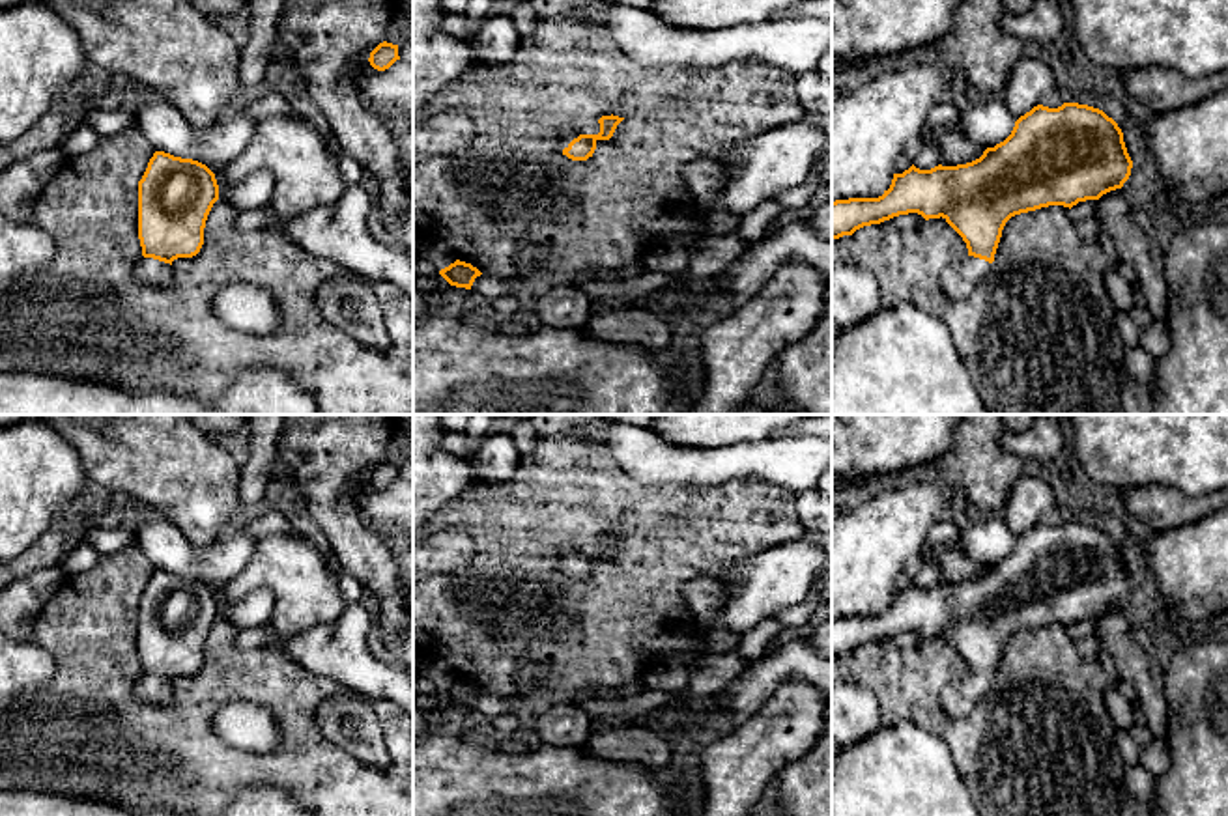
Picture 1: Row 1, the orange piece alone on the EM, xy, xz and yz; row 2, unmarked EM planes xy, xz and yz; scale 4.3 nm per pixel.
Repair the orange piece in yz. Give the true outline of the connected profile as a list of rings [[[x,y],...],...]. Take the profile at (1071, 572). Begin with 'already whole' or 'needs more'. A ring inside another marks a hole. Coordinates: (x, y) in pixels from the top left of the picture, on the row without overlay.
needs more | [[[1064,521],[1058,527],[1037,523],[1015,540],[1004,560],[987,566],[972,581],[938,583],[931,588],[912,583],[903,592],[893,592],[890,607],[878,616],[832,620],[832,657],[899,633],[918,631],[925,639],[942,635],[963,655],[968,674],[940,691],[940,704],[951,719],[964,719],[991,693],[1002,648],[1011,635],[1049,624],[1071,627],[1078,620],[1099,618],[1121,607],[1131,586],[1123,551],[1103,528],[1078,521]]]

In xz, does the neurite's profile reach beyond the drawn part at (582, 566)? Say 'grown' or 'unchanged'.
grown

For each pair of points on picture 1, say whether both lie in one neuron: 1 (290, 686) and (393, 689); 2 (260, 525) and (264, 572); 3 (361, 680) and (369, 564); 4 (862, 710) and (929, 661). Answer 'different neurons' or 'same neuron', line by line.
1: different neurons
2: different neurons
3: different neurons
4: different neurons

